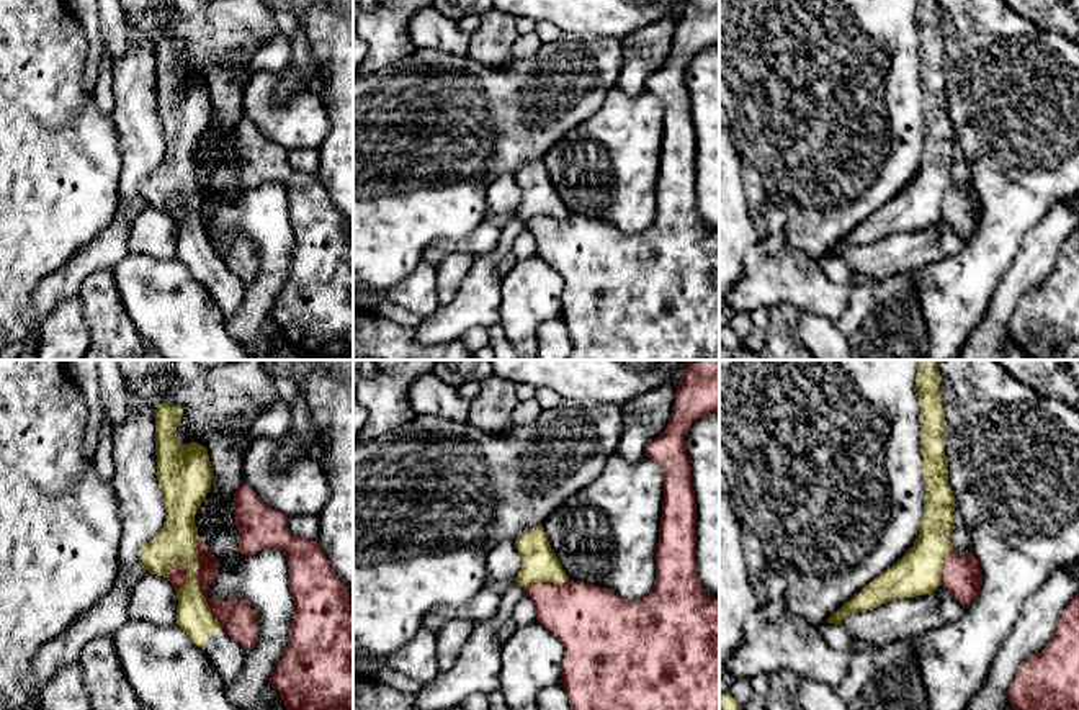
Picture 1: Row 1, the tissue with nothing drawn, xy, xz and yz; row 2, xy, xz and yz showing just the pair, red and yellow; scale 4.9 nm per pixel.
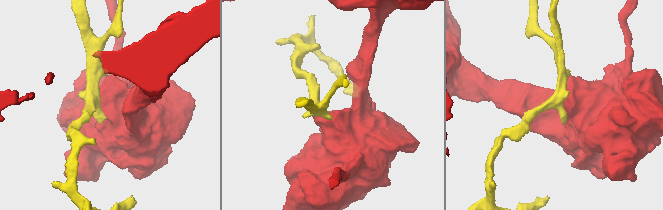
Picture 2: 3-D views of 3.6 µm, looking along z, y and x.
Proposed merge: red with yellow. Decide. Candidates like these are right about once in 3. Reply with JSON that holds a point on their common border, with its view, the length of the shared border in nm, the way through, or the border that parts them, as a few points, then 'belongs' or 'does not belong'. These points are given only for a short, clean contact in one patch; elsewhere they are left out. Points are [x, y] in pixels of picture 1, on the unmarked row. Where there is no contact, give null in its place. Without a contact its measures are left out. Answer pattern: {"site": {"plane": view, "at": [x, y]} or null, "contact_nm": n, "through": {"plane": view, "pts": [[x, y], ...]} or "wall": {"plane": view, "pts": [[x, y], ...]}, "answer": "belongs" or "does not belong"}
{"site": {"plane": "xy", "at": [198, 216]}, "contact_nm": 480, "answer": "does not belong"}

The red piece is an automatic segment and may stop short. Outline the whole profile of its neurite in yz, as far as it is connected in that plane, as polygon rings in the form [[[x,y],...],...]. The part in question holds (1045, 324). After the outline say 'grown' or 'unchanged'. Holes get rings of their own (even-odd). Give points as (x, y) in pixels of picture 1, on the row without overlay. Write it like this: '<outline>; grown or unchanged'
[[[1079,227],[1063,244],[1045,283],[1017,303],[1009,337],[1028,360],[1079,360]]]; unchanged

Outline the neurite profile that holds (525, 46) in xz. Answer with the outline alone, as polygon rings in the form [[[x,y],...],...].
[[[535,31],[518,34],[512,46],[512,56],[515,59],[530,59],[538,52],[540,46],[541,39]]]

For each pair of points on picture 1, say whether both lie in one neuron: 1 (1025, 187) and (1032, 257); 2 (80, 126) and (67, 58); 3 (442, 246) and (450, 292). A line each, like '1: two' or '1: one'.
1: two
2: one
3: two

